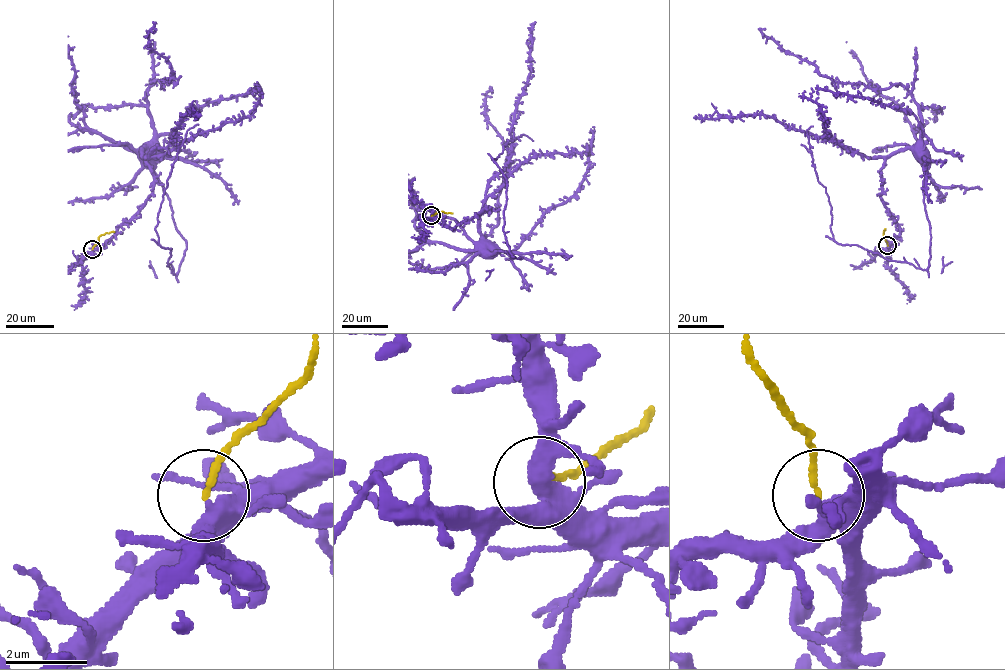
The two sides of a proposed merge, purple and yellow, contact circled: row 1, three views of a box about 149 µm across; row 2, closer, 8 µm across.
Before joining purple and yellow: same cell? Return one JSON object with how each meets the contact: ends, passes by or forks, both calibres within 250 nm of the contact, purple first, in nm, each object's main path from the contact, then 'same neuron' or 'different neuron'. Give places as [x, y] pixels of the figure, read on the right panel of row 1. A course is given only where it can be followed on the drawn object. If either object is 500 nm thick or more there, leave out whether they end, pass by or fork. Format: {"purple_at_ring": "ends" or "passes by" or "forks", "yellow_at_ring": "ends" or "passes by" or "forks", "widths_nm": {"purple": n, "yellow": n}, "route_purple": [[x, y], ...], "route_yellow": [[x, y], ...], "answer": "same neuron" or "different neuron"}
{"purple_at_ring": "forks", "yellow_at_ring": "ends", "widths_nm": {"purple": 340, "yellow": 150}, "route_purple": [[887, 246], [900, 230], [881, 197], [884, 161], [909, 148], [923, 166], [922, 270], [834, 240], [813, 126]], "route_yellow": [[887, 246], [883, 237], [885, 229]], "answer": "different neuron"}

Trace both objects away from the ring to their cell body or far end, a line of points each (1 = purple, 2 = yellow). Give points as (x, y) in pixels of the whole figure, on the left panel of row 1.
1: (92, 249), (152, 192), (144, 148), (185, 241), (179, 271), (155, 228), (185, 134), (198, 124)
2: (92, 249), (100, 236), (114, 232)

